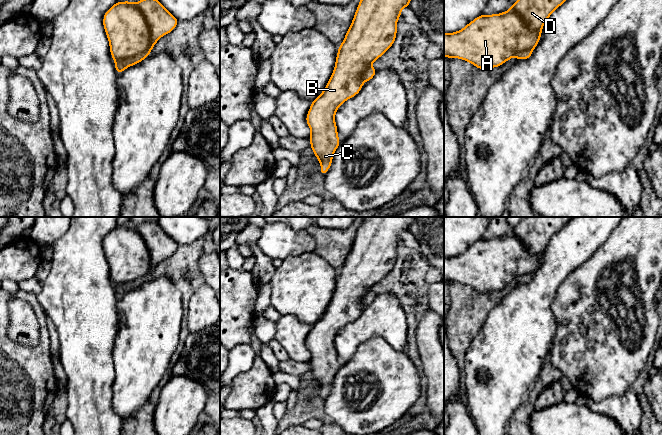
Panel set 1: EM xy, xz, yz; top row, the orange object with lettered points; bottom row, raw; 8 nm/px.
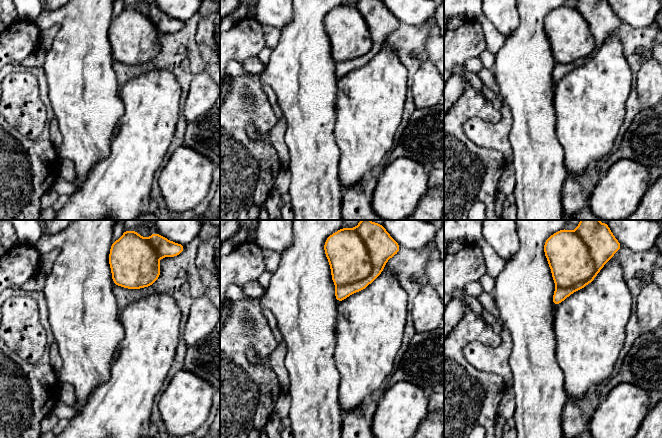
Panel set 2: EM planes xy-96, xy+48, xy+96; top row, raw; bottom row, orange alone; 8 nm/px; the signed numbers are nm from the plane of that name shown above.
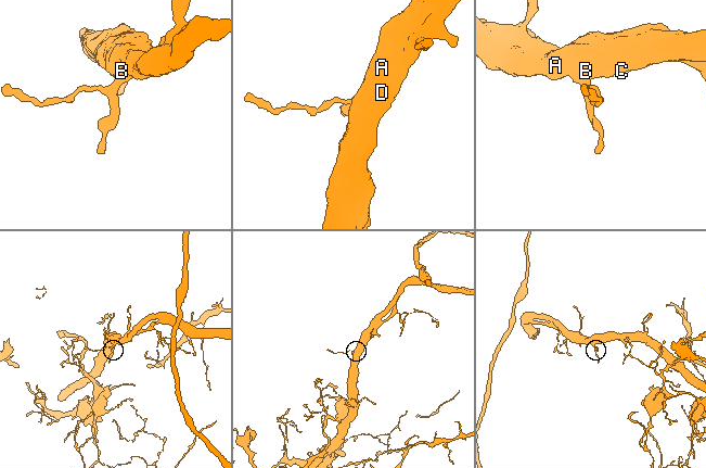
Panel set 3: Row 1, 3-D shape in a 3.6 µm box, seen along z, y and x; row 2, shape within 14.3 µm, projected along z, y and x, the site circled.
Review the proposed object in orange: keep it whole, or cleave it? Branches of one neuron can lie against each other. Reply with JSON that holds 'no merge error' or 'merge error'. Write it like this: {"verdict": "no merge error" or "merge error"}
{"verdict": "no merge error"}

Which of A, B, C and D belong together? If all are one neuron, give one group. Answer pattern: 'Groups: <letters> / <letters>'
Groups: A B C D

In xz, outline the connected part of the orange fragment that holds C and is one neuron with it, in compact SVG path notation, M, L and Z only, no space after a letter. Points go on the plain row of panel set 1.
M363 217L351 249L338 272L334 295L322 317L312 325L306 340L306 347L311 354L308 362L311 374L321 388L319 398L325 399L328 396L334 377L341 367L335 347L337 333L345 325L356 320L363 308L375 300L377 294L371 289L394 268L401 234L409 231L415 218Z

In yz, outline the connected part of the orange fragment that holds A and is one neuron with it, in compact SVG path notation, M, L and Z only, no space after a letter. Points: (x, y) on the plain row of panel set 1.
M525 217L503 237L480 239L463 253L444 257L444 281L470 286L478 293L499 291L512 281L529 283L550 239L573 217Z

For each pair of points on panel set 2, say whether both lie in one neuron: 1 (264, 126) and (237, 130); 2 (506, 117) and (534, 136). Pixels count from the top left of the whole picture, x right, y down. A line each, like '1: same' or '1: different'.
1: same
2: different

